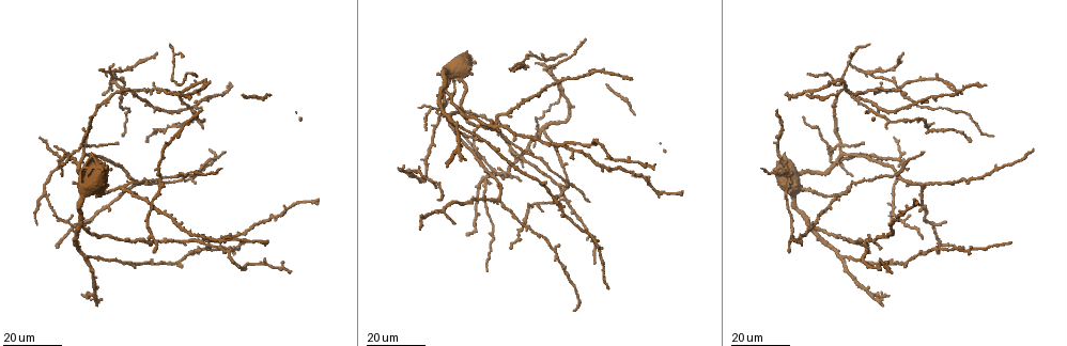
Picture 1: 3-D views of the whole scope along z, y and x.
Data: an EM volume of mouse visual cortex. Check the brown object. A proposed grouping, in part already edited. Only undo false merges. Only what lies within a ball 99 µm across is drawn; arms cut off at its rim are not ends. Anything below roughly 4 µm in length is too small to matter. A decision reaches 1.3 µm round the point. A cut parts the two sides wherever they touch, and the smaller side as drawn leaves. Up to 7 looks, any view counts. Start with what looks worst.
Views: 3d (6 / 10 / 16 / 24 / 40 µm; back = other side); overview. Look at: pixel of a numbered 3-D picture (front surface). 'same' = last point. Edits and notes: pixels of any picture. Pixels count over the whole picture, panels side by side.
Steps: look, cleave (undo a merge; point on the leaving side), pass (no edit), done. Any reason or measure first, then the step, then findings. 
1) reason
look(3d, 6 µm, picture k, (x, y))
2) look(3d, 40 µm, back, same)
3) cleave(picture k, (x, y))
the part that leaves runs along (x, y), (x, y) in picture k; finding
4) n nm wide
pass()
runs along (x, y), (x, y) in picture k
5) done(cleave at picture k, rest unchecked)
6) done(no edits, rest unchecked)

look(3d, 16 µm, picture 1, (485, 174))

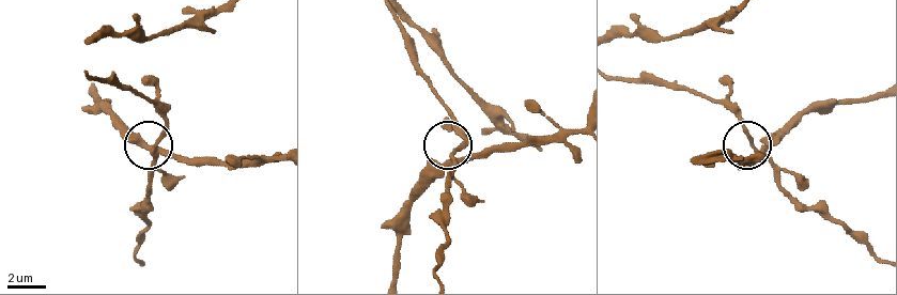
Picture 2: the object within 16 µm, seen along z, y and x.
look(3d, 10 µm, picture 2, (762, 149))

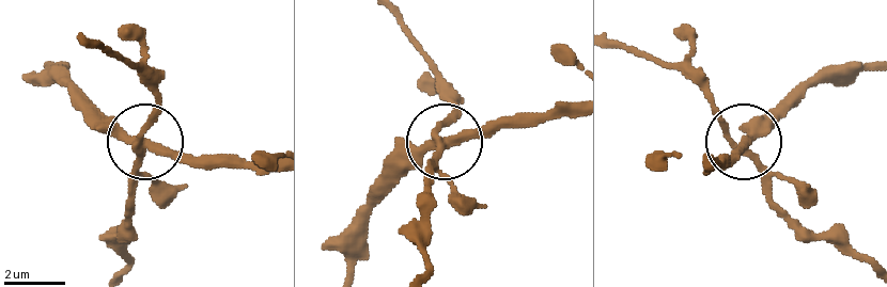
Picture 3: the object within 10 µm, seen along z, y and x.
300 nm wide
pass()
one neuron here

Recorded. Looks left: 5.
looks like a crossing
look(3d, 24 µm, picture 1, (478, 148))

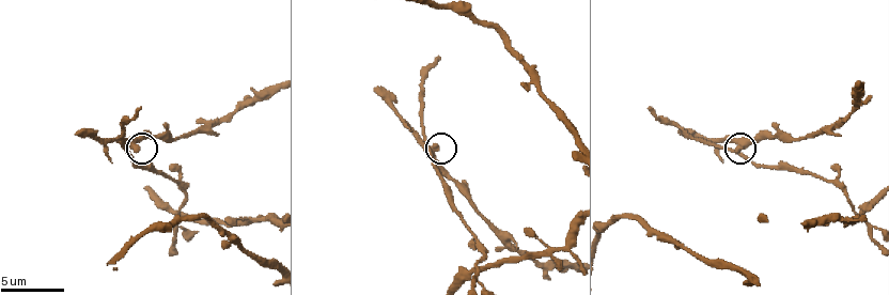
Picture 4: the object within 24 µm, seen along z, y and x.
look(3d, 6 µm, picture 4, (739, 145))

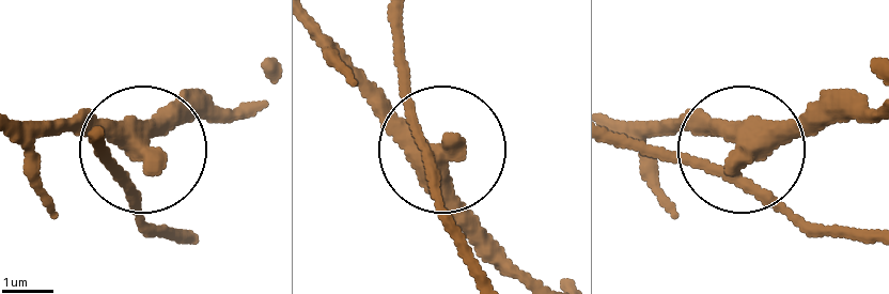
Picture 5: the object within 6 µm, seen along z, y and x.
pass()
runs along (484, 271), (447, 207), (404, 79), (404, 32) in picture 5; continuous, no second neuron

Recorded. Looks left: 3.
branch point
look(3d, 24 µm, picture 1, (67, 156))

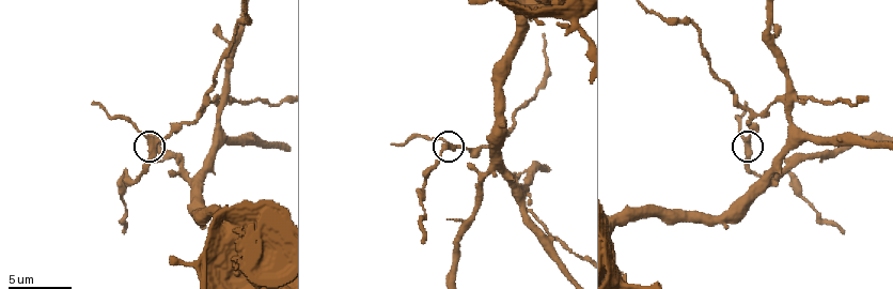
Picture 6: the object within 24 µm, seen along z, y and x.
look(3d, 10 µm, picture 6, (149, 141))

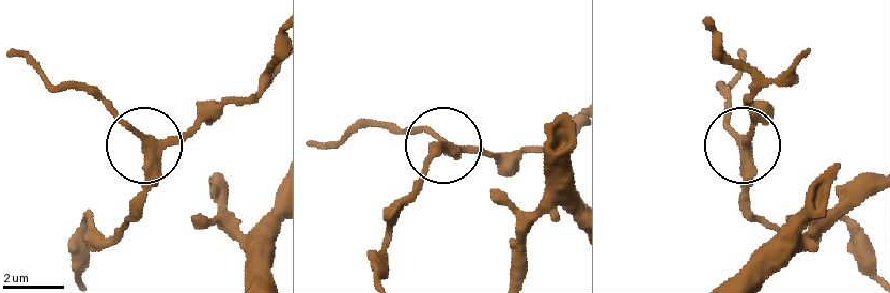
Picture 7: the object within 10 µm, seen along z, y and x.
290 nm wide
pass()
one neuron here

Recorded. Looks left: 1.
done(no edits, rest unchecked)

